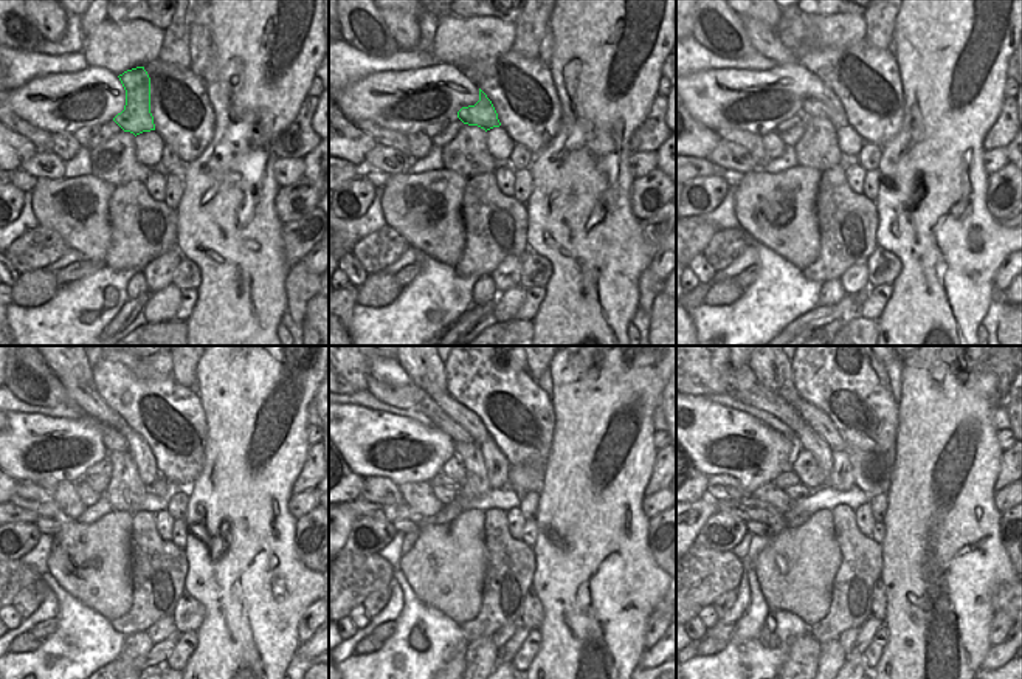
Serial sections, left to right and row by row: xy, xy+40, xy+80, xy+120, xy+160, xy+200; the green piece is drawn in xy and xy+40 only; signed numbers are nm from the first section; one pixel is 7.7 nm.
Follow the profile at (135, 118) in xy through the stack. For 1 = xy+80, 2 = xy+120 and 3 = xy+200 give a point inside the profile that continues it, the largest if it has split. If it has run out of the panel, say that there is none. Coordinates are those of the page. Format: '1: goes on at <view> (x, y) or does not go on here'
1: goes on at xy+80 (811, 109)
2: goes on at xy+120 (113, 441)
3: goes on at xy+200 (742, 383)

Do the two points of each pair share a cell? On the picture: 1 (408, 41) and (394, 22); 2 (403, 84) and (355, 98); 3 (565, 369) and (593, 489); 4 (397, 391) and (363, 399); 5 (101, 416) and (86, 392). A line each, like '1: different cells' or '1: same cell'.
1: same cell
2: same cell
3: same cell
4: different cells
5: same cell

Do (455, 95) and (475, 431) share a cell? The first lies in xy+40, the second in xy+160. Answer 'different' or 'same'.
different

